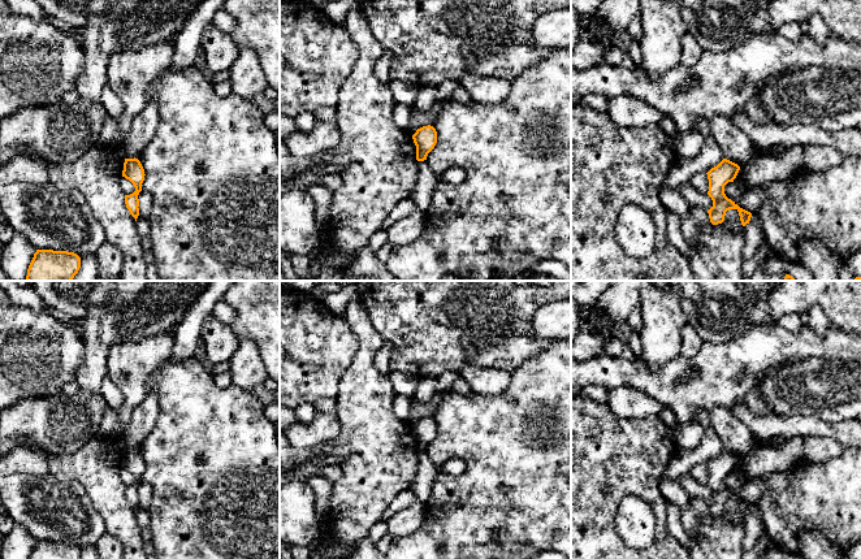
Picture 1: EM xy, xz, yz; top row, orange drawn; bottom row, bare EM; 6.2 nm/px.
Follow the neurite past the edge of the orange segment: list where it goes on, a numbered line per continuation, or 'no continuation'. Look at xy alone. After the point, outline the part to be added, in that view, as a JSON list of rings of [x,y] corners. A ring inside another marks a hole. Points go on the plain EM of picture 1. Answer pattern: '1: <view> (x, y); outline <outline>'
no continuation

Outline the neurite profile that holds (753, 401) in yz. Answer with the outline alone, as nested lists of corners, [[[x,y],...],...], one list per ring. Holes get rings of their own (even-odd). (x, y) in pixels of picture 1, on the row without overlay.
[[[783,361],[776,365],[773,365],[767,369],[765,369],[754,381],[750,390],[740,399],[737,399],[737,403],[741,403],[744,407],[747,407],[749,411],[752,411],[757,416],[767,416],[774,413],[771,408],[767,406],[766,400],[761,395],[761,384],[766,378],[767,374],[771,372],[775,372],[776,369],[782,367],[787,367],[789,363]]]

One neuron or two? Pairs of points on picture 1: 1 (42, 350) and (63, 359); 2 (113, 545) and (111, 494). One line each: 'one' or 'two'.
1: one
2: two

